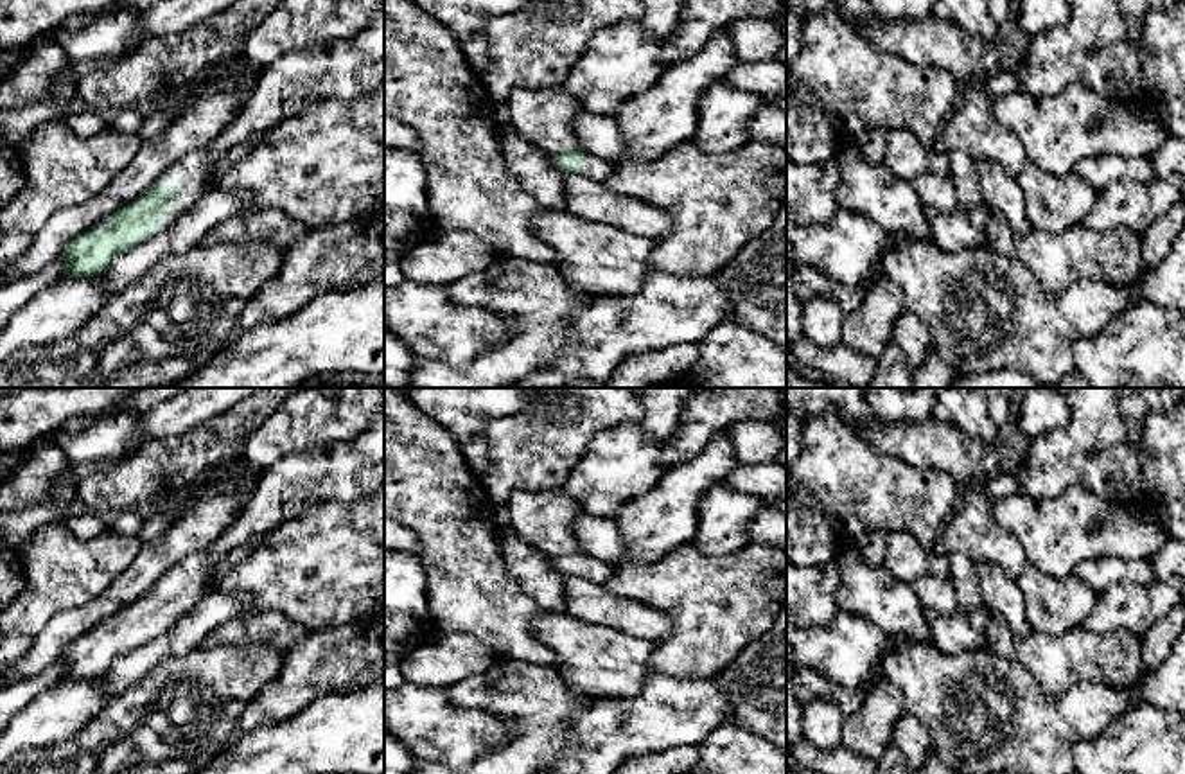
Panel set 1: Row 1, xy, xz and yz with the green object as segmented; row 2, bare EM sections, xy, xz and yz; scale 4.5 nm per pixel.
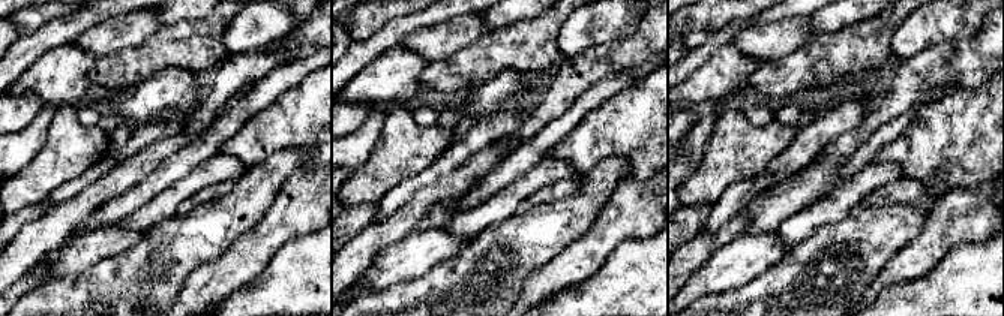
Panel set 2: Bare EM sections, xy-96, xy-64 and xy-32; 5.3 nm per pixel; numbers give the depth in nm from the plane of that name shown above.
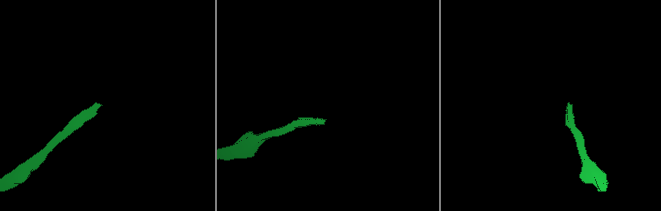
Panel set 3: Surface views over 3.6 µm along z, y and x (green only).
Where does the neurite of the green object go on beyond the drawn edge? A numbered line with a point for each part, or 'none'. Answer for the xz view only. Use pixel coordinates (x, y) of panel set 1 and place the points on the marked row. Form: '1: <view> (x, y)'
1: xz (595, 167)

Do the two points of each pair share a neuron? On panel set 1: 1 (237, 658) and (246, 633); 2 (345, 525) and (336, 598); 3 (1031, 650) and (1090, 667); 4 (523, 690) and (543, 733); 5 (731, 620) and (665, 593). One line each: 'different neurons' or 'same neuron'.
1: different neurons
2: same neuron
3: same neuron
4: same neuron
5: same neuron

